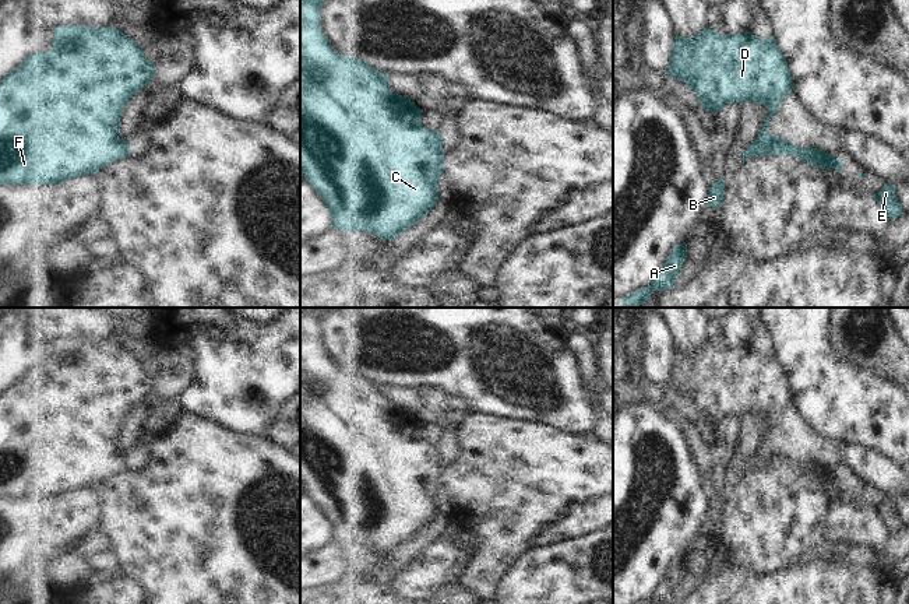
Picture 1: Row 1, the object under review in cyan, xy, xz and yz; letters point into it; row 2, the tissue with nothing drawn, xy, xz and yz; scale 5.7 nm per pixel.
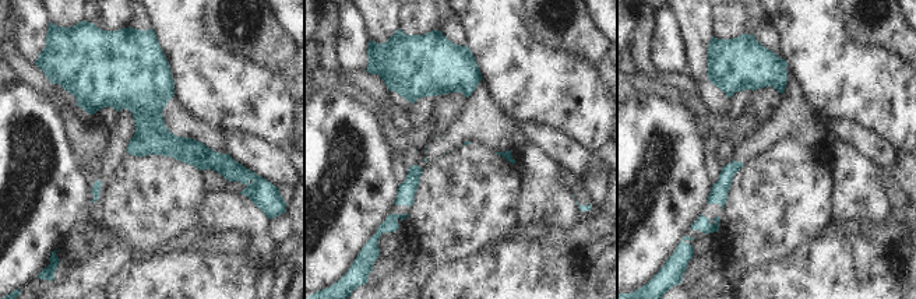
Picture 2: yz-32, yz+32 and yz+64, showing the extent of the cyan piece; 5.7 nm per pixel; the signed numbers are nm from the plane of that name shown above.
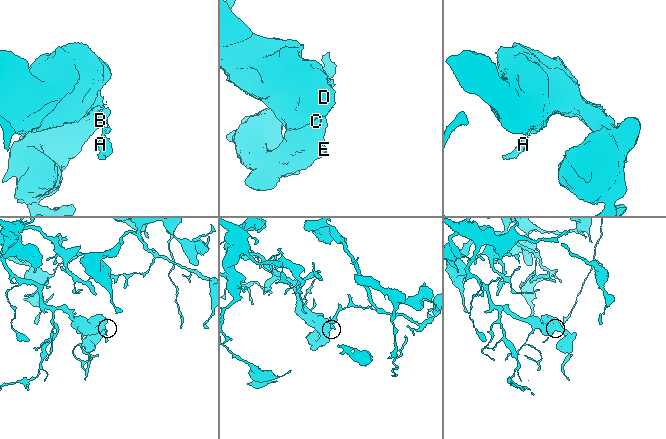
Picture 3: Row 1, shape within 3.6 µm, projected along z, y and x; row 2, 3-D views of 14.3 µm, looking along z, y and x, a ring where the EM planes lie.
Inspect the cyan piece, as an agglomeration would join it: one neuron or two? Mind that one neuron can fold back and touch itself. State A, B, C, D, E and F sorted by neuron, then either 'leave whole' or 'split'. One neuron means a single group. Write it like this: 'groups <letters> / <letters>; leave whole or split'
groups A B / C D E F; split

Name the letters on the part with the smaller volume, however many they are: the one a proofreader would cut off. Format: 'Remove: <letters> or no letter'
Remove: A, B

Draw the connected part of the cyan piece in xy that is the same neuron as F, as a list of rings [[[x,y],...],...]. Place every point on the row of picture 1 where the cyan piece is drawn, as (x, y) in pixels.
[[[61,25],[53,34],[49,52],[28,56],[0,81],[0,185],[56,185],[95,175],[124,158],[127,144],[119,137],[121,112],[156,73],[144,50],[114,27]]]

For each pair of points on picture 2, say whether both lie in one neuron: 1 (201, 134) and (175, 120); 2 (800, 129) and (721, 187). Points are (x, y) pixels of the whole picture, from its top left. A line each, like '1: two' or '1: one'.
1: one
2: one

